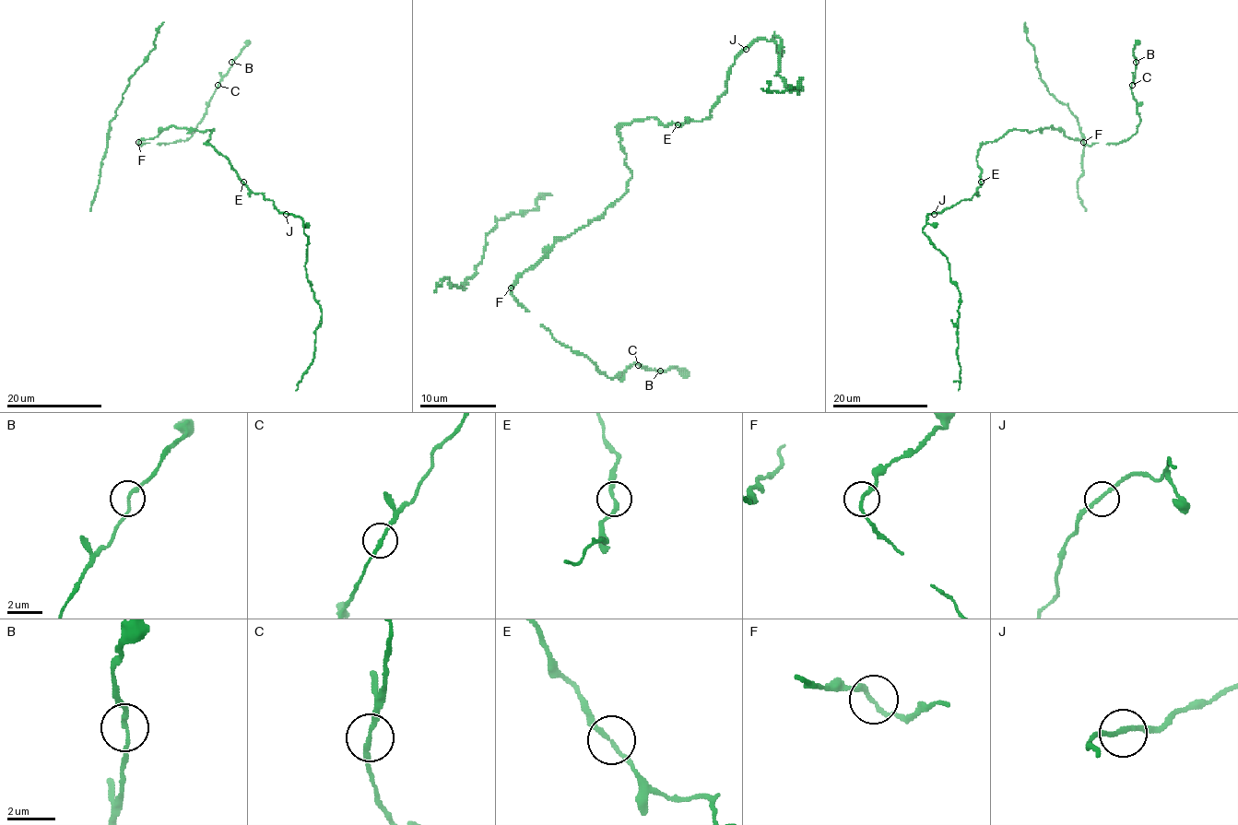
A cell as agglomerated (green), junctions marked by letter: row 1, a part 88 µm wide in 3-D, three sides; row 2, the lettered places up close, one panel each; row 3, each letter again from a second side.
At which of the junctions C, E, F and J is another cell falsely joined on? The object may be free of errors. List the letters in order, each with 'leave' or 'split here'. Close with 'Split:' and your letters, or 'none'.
C: leave
E: leave
F: leave
J: leave
Split: none

